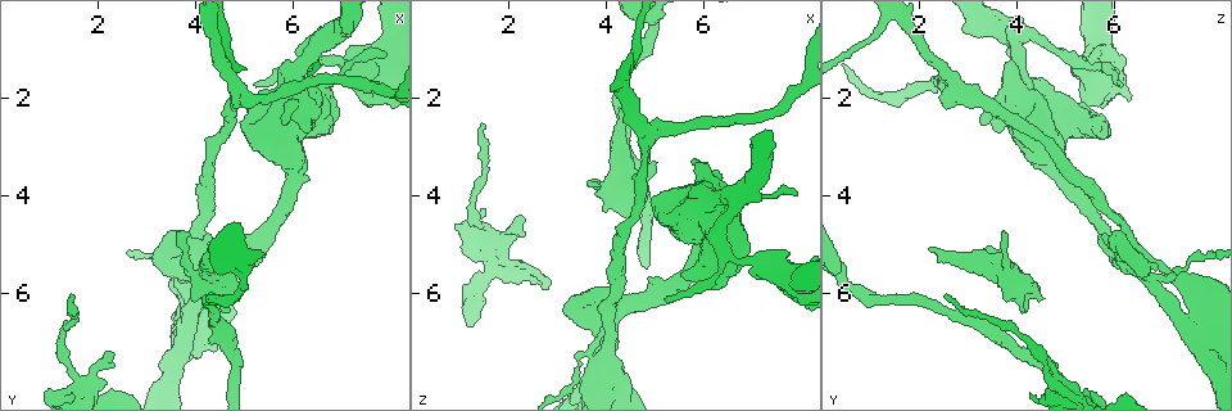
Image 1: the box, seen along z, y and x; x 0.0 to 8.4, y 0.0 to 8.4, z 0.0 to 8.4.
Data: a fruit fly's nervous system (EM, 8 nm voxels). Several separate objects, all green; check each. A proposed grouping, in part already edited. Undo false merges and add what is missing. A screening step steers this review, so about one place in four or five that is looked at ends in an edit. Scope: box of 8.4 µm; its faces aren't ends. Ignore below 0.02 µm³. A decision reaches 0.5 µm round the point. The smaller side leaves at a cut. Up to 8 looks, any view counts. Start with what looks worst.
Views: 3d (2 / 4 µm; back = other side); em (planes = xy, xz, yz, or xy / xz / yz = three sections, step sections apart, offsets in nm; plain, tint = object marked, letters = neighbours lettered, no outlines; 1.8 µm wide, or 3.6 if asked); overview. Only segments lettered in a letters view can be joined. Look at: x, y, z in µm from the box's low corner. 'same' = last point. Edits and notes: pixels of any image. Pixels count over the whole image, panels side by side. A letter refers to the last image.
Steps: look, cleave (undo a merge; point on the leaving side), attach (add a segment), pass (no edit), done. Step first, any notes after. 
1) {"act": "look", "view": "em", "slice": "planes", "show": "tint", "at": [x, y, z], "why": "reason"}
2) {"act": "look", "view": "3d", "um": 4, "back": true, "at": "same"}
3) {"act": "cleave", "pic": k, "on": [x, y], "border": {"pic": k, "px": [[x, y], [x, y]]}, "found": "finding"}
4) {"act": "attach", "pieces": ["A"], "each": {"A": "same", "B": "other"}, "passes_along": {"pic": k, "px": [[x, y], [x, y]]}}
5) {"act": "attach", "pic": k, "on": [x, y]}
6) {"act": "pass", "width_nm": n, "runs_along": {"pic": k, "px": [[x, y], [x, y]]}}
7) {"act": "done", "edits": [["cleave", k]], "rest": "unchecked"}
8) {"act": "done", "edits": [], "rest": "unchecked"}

{"act": "look", "view": "em", "slice": "planes", "show": "plain", "at": [4.30, 5.05, 2.20], "why": "free end"}

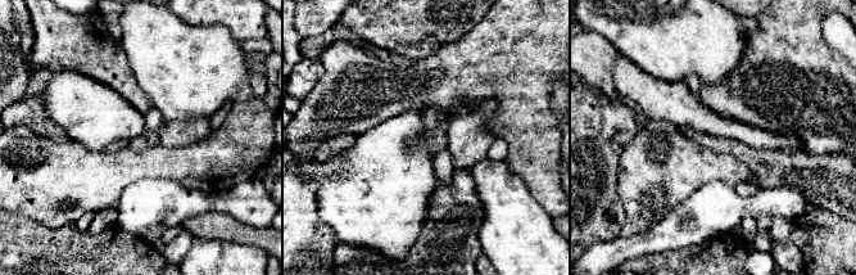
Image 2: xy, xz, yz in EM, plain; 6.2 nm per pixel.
{"act": "look", "view": "em", "slice": "planes", "show": "letters", "at": "same", "why": "see the neighbours"}

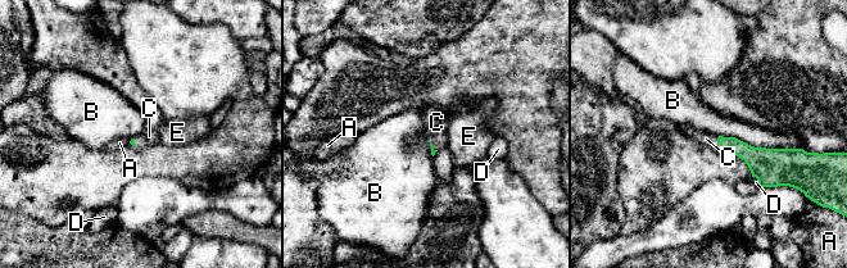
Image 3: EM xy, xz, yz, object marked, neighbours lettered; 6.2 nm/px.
{"act": "attach", "pieces": ["C"], "each": {"A": "other", "B": "other", "C": "same", "D": "other", "E": "other"}, "passes_along": {"pic": 3, "px": [[753, 157], [718, 142], [706, 139]]}, "found": "it goes on there"}

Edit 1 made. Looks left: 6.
{"act": "look", "view": "em", "slice": "xy", "step": 16, "show": "letters", "at": [2.20, 7.25, 4.45], "why": "an open end"}

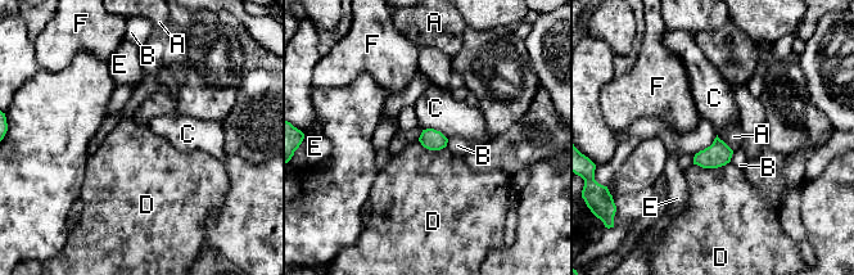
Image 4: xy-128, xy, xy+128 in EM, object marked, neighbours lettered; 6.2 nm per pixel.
{"act": "look", "view": "em", "slice": "planes", "show": "letters", "at": "same"}

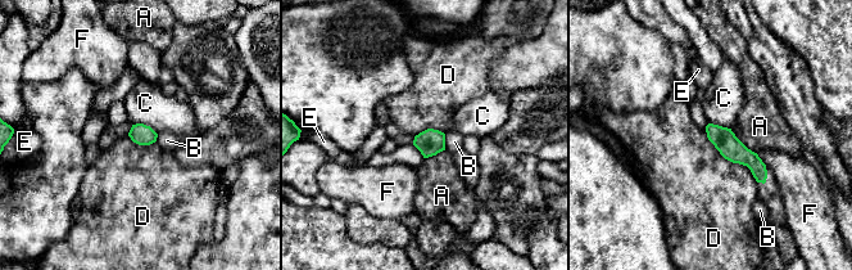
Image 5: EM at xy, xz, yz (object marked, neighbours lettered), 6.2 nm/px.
{"act": "pass", "width_nm": 130, "each": {"A": "other", "B": "other", "C": "other", "D": "other", "E": "other", "F": "other"}, "border": {"pic": 5, "px": [[705, 129], [714, 147], [757, 181]]}, "found": "no lettered segment goes on from it"}

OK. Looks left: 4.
{"act": "look", "view": "3d", "um": 4, "at": [3.75, 7.15, 7.90], "why": "thick turns thin"}

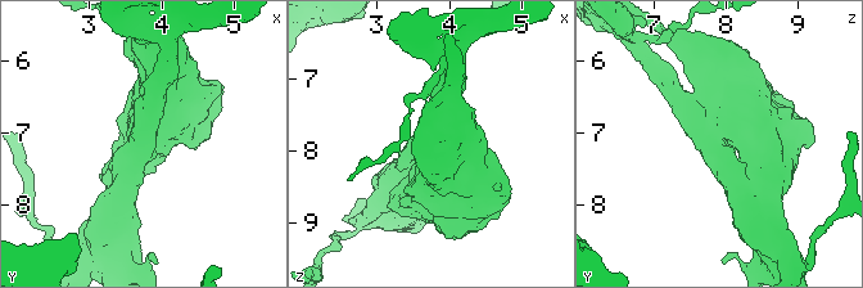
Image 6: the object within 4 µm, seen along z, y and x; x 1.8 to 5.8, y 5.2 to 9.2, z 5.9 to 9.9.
{"act": "look", "view": "em", "um": 3.6, "slice": "planes", "show": "letters", "at": [3.70, 7.15, 7.85], "why": "now the EM"}

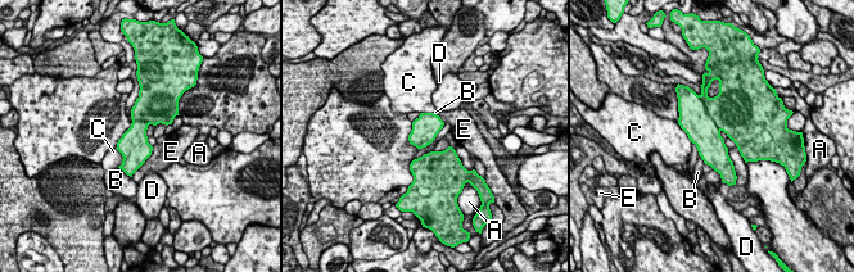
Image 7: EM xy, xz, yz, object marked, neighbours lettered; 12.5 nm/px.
{"act": "cleave", "pic": 7, "on": [726, 109], "width_nm": 340, "each": {"A": "other", "B": "other", "C": "other", "D": "other", "E": "other"}, "border": {"pic": 7, "px": [[699, 95], [708, 116], [721, 130]]}, "found": "two neurons meet here"}

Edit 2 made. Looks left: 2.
{"act": "done", "edits": [["attach", 3], ["cleave", 7]], "rest": "unchecked"}

